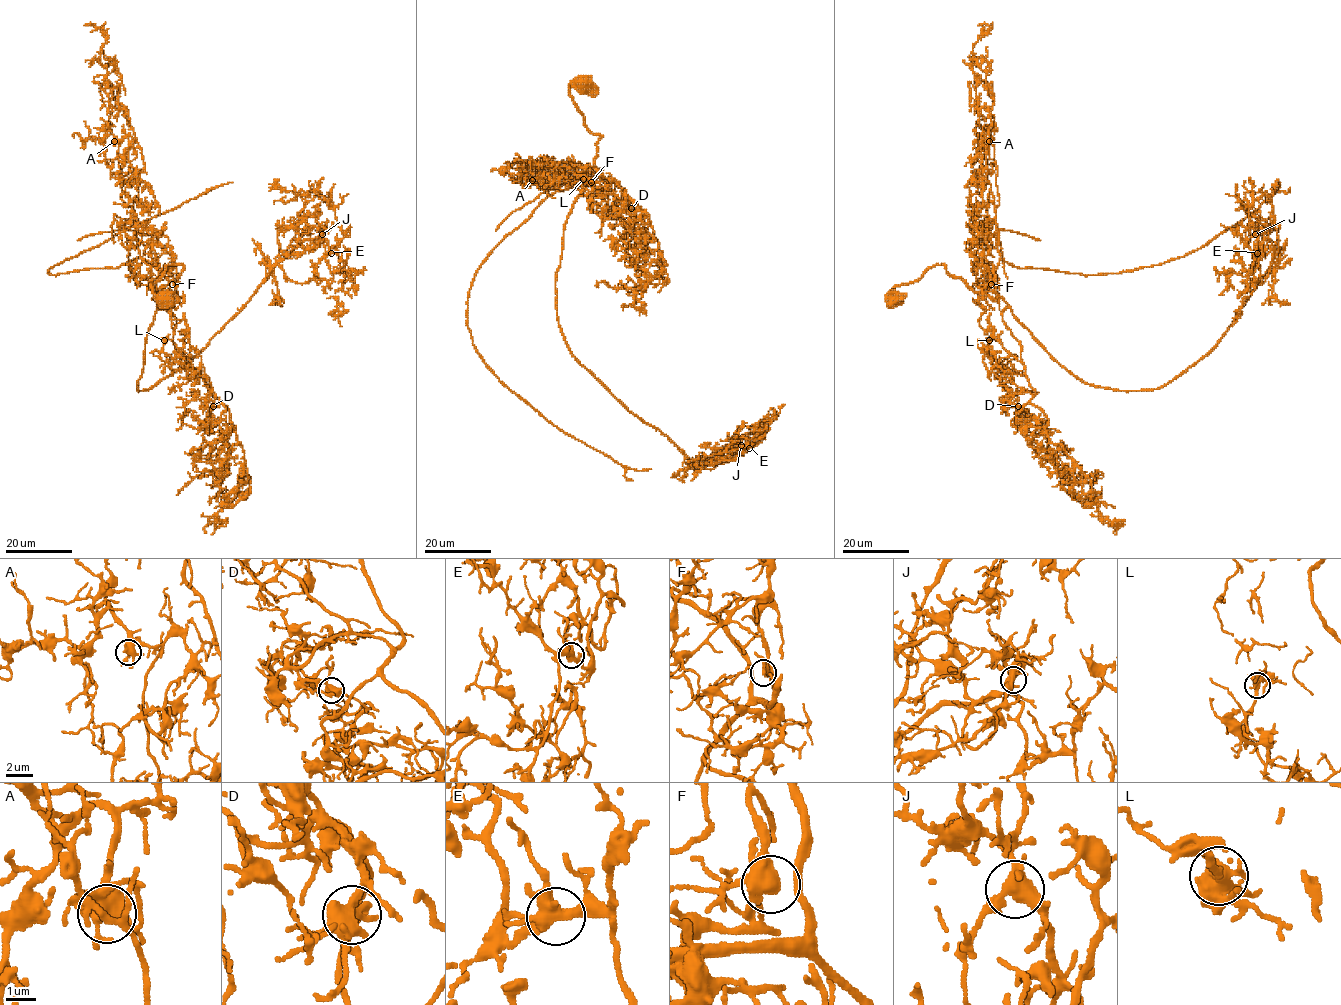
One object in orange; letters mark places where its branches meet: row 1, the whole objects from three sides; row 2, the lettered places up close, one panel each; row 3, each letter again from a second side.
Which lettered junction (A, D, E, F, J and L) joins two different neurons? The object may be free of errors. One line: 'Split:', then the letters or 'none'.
Split: none

